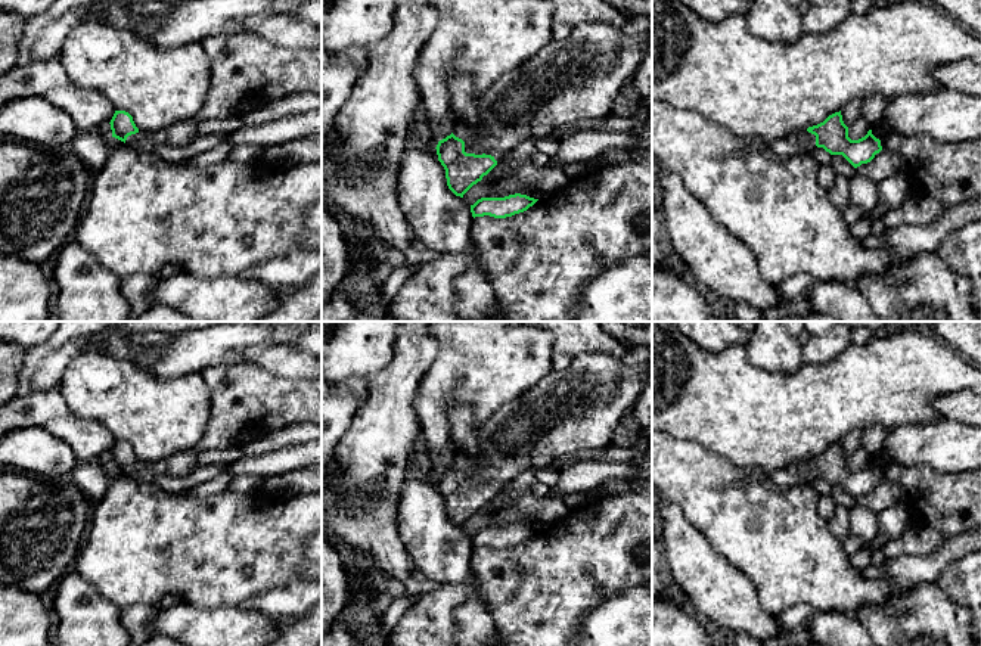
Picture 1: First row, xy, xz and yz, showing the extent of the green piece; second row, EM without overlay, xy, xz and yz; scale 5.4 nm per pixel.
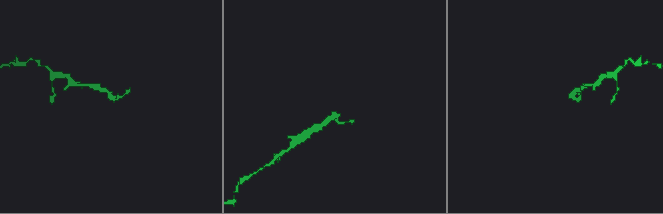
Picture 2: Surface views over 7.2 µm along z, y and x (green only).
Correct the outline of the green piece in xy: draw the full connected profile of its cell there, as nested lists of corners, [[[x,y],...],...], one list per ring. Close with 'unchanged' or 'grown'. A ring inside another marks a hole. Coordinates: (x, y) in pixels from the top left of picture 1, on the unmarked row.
[[[115,441],[111,450],[112,468],[124,472],[139,482],[156,482],[159,475],[189,476],[199,468],[199,453],[183,450],[161,462],[142,462],[136,457],[133,447],[125,441]]]; grown

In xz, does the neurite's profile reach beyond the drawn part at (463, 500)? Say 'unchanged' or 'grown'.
grown

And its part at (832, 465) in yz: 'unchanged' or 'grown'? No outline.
grown

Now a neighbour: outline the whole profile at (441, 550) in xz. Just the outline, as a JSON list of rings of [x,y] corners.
[[[406,476],[397,529],[419,572],[441,586],[474,581],[471,537],[448,519],[435,478]]]

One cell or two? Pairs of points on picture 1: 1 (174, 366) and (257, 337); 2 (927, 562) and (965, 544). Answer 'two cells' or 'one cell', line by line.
1: one cell
2: one cell

